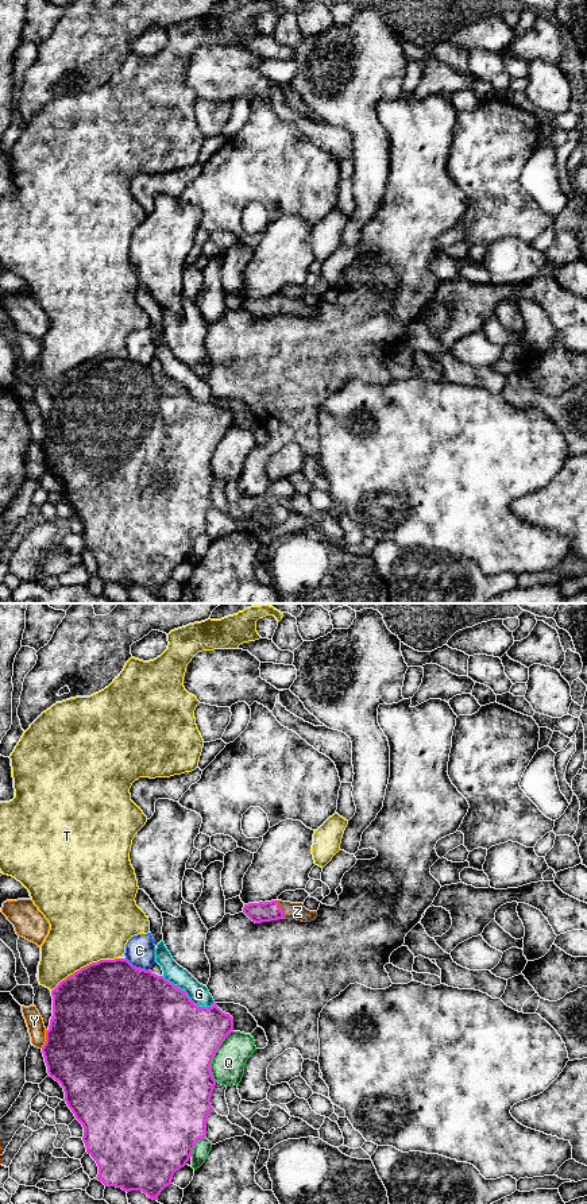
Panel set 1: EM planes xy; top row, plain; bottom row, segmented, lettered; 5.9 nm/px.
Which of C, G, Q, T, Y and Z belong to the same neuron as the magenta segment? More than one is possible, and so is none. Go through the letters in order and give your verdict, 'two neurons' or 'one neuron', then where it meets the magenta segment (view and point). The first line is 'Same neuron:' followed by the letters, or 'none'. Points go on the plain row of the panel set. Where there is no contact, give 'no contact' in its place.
Same neuron: Z
C: two neurons | xy (138, 363)
G: two neurons | xy (188, 392)
Q: two neurons | xy (213, 450)
T: two neurons | xy (84, 362)
Y: two neurons | xy (46, 435)
Z: one neuron | xy (281, 305)

